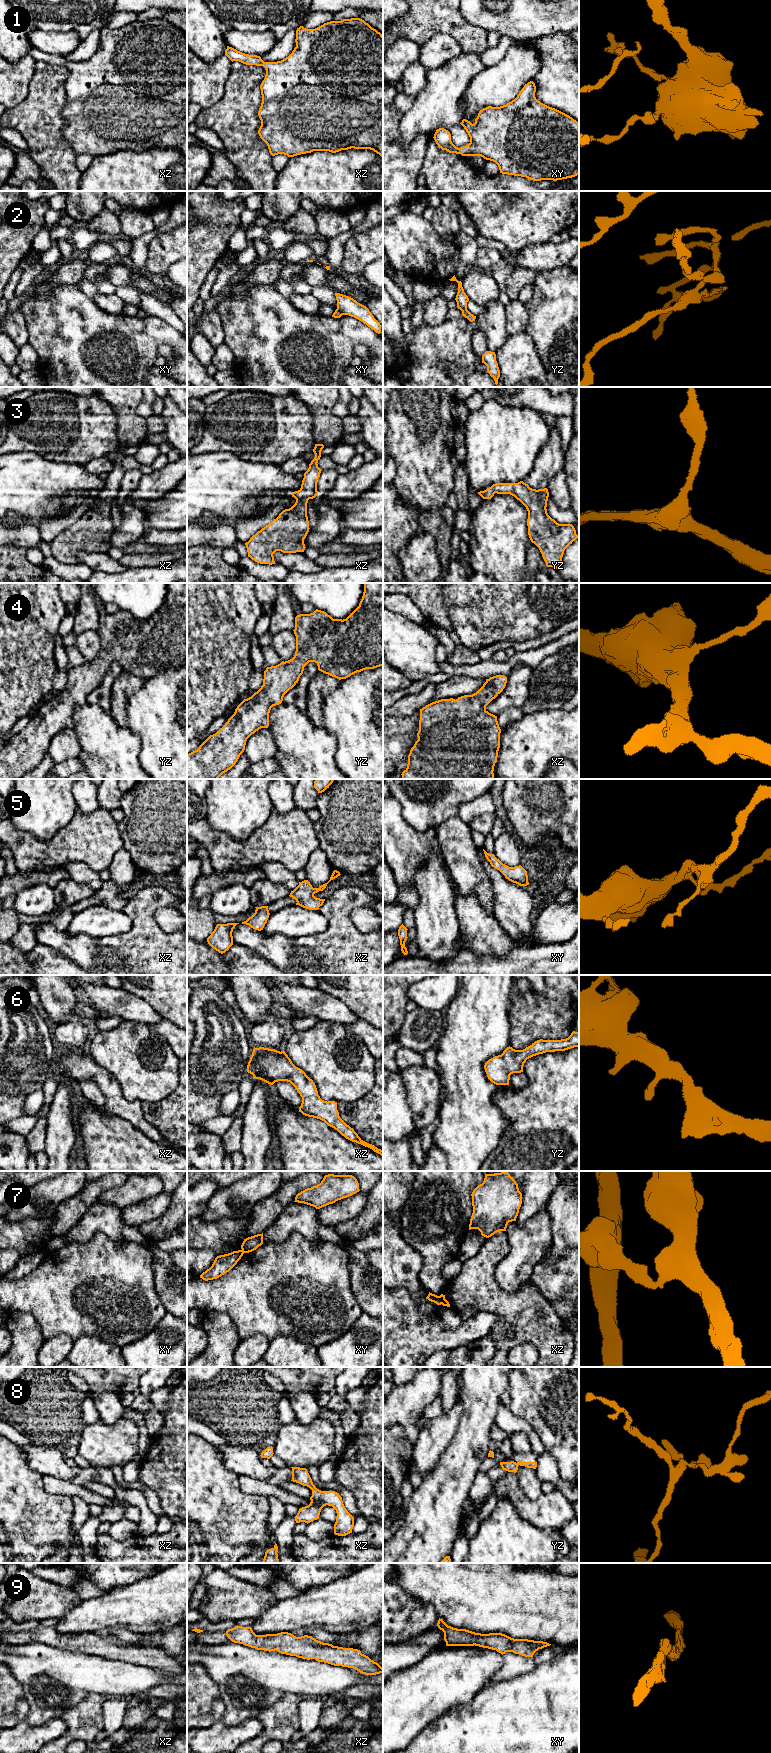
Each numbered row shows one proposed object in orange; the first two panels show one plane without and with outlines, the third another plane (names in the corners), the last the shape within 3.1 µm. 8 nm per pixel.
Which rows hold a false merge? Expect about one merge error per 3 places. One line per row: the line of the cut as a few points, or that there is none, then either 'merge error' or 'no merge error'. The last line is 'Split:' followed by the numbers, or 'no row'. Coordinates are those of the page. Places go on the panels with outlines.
1: cut xy (459, 148), (460, 153); merge error
2: cut xy (337, 308), (342, 314); merge error
3: cut none; no merge error
4: cut none; no merge error
5: cut none; no merge error
6: cut none; no merge error
7: cut xz (439, 1296), (442, 1303); merge error
8: cut xz (311, 1499), (323, 1501), (326, 1504); merge error
9: cut none; no merge error
Split: 1, 2, 7, 8

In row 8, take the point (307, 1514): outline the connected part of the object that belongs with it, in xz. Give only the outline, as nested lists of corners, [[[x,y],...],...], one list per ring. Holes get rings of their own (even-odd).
[[[312,1501],[308,1506],[299,1509],[297,1515],[294,1517],[296,1523],[305,1522],[310,1523],[319,1519],[321,1509],[326,1506],[324,1502]]]

